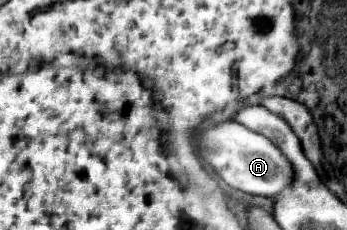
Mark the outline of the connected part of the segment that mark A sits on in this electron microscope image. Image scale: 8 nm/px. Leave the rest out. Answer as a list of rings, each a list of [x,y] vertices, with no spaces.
[[[227,120],[209,126],[199,138],[199,152],[205,162],[213,166],[213,170],[231,186],[247,194],[273,198],[293,182],[293,170],[281,150],[265,136],[251,132],[249,128]]]

